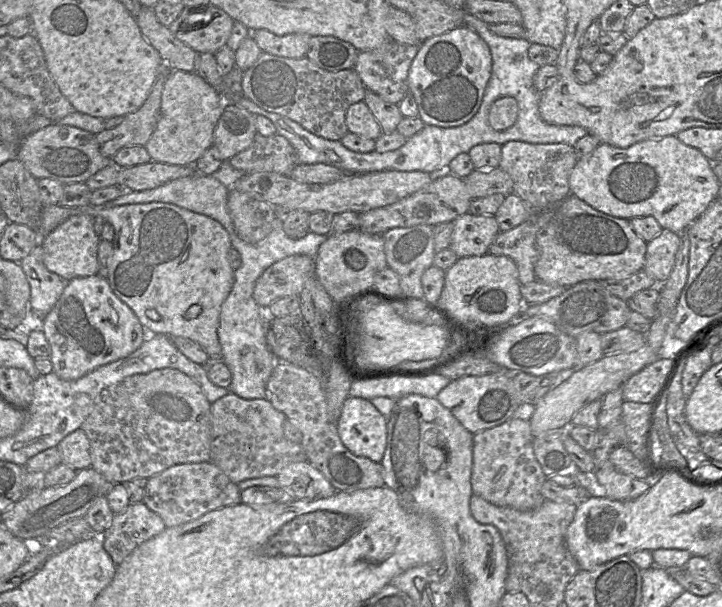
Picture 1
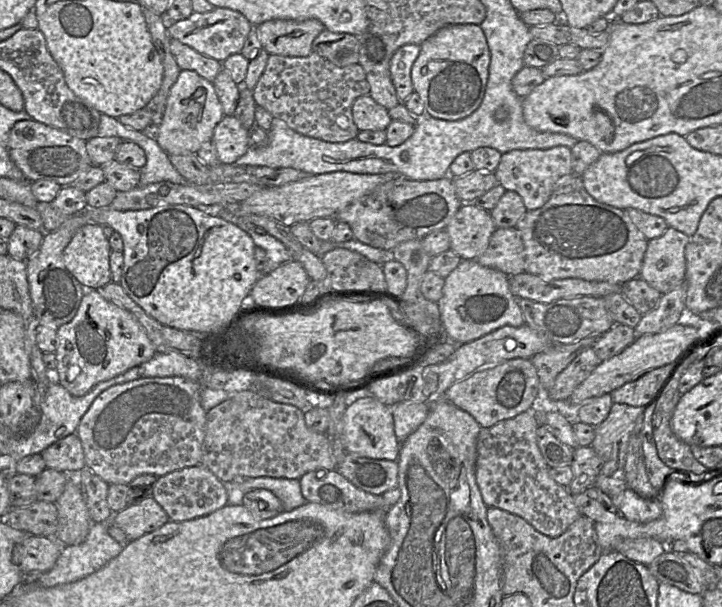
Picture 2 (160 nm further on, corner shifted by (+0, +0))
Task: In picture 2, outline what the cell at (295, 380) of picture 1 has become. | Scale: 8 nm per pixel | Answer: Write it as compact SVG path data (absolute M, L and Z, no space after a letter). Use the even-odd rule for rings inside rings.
M346 453L336 469L357 488L375 495L398 487L398 463Z

